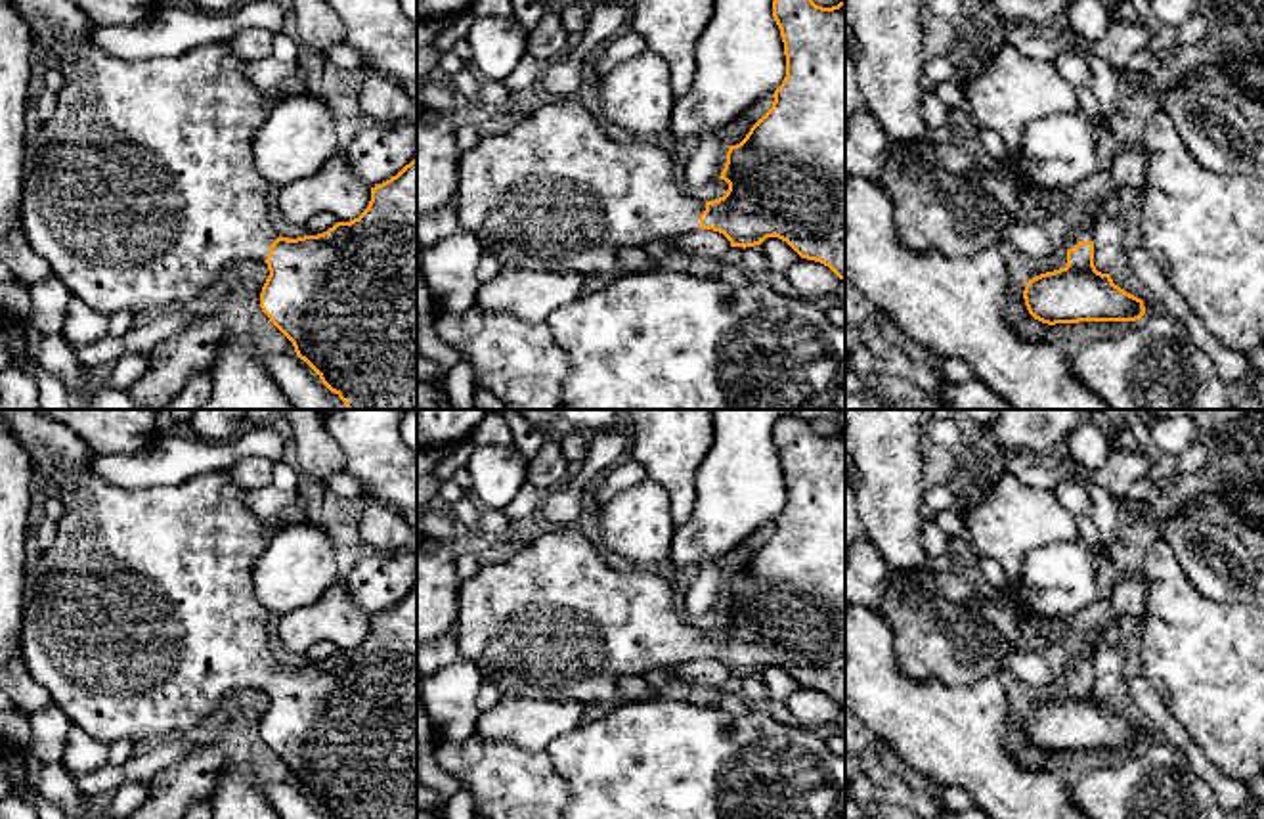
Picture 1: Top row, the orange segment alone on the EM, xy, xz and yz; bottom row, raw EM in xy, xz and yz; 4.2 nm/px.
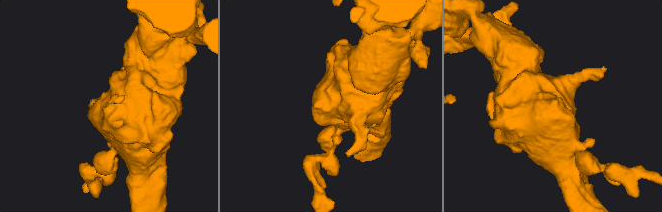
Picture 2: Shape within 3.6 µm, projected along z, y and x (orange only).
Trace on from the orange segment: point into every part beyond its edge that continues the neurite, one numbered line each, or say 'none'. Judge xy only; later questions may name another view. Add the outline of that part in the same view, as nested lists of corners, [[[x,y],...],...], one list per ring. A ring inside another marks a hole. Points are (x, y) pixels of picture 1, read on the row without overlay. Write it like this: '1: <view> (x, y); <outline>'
1: xy (144, 619); [[[6,410],[4,423],[25,448],[33,469],[48,475],[61,490],[65,505],[55,542],[36,564],[19,654],[69,721],[105,746],[168,733],[187,737],[199,733],[229,695],[266,689],[279,664],[268,647],[270,610],[254,595],[252,566],[281,528],[247,507],[251,492],[226,469],[180,484],[115,486],[90,469],[92,452],[78,434],[38,410]]]

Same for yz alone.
1: yz (1073, 664); [[[1075,654],[1071,658],[1065,658],[1065,672],[1063,672],[1065,677],[1073,677],[1079,670],[1092,670],[1090,656]]]

